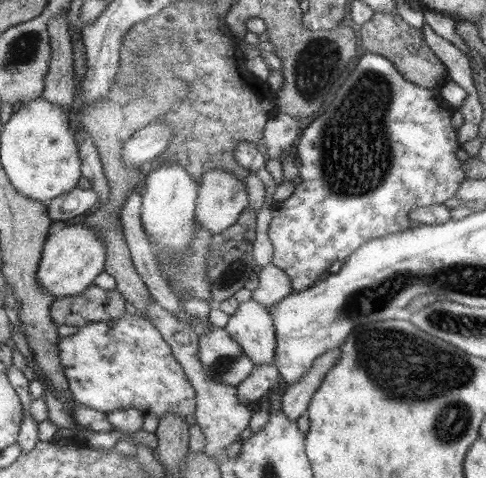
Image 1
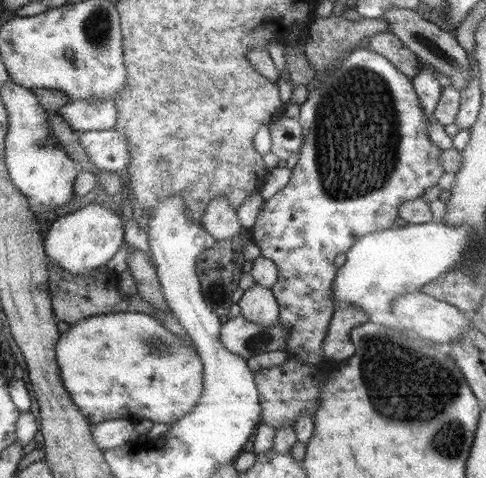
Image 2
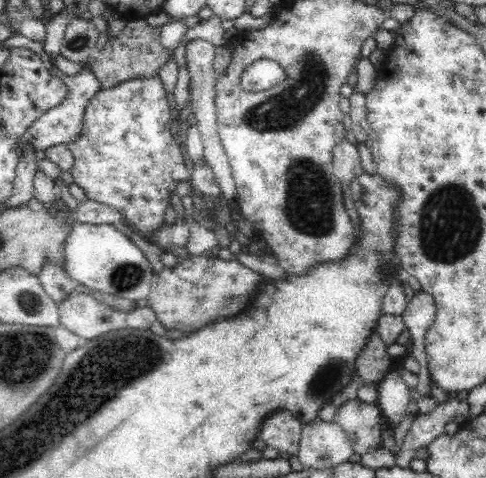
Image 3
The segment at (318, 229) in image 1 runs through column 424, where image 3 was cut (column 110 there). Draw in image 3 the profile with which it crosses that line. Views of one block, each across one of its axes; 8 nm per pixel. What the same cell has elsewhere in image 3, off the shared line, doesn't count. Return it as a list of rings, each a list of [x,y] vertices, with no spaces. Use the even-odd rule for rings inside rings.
[[[152,74],[150,78],[120,82],[114,88],[100,88],[84,108],[82,134],[74,142],[66,144],[66,148],[74,156],[74,168],[70,170],[70,174],[76,186],[84,188],[88,200],[118,210],[124,218],[124,224],[144,240],[148,234],[156,234],[156,230],[164,224],[166,210],[172,206],[170,196],[176,192],[178,184],[192,182],[192,174],[186,168],[188,164],[182,160],[184,152],[182,148],[178,148],[170,132],[170,112],[168,94],[158,74]]]

